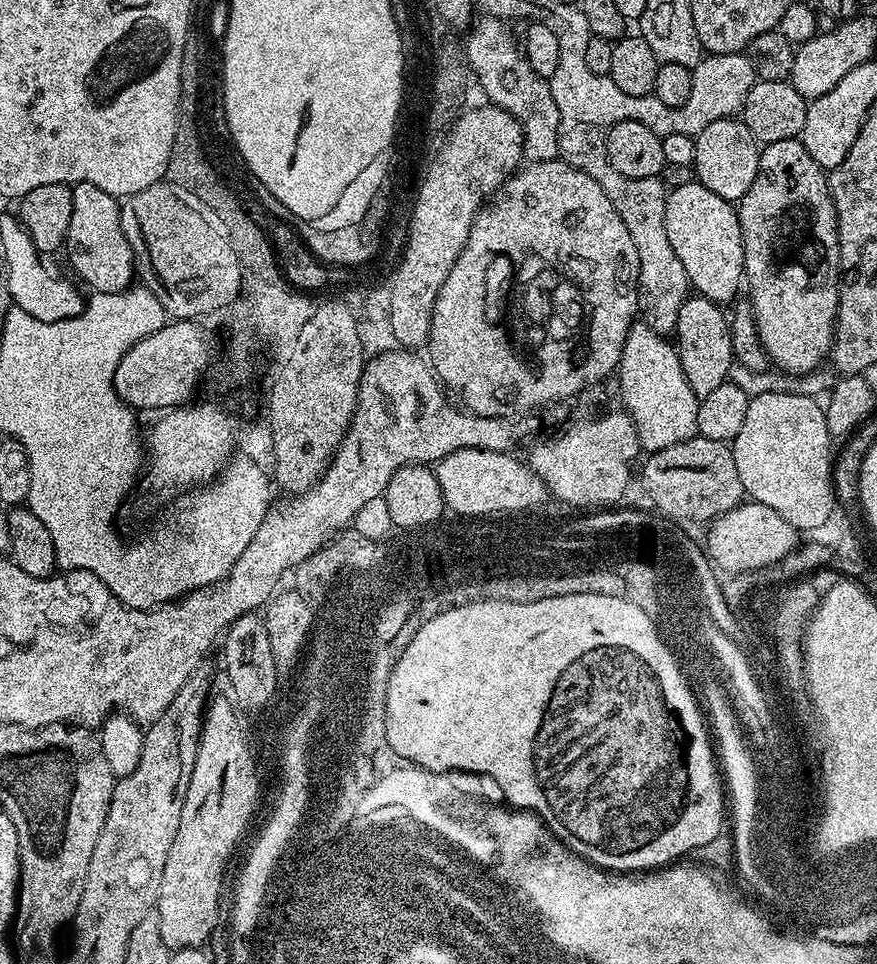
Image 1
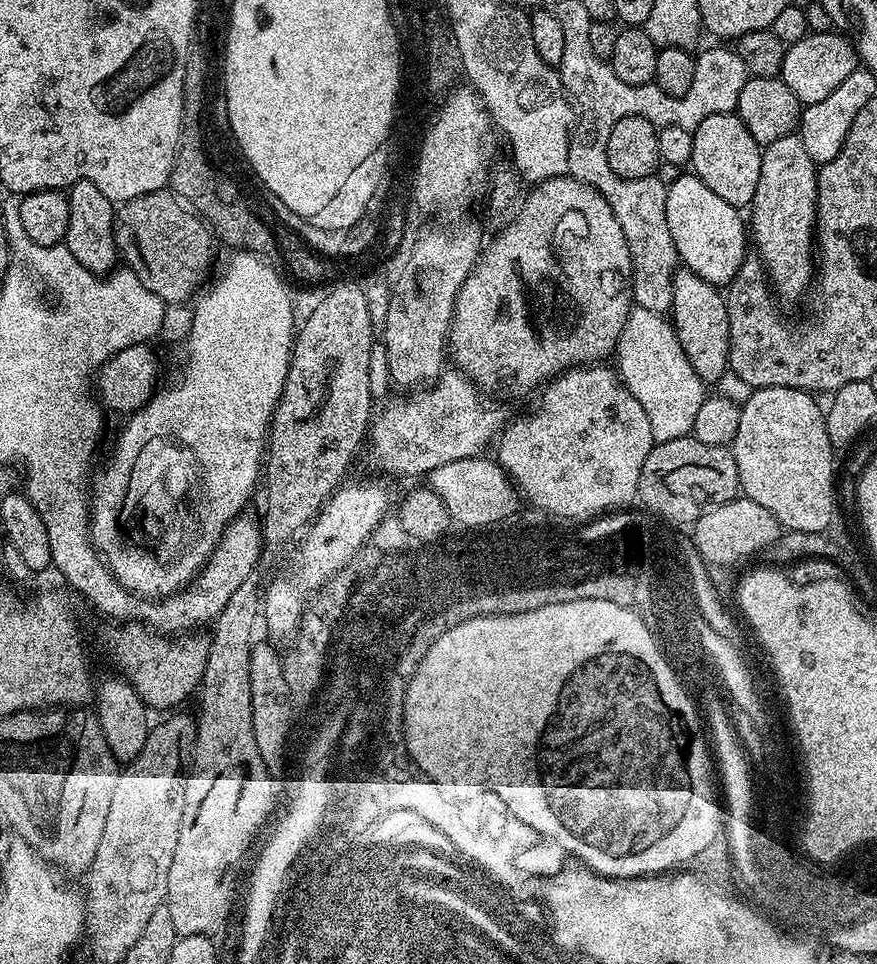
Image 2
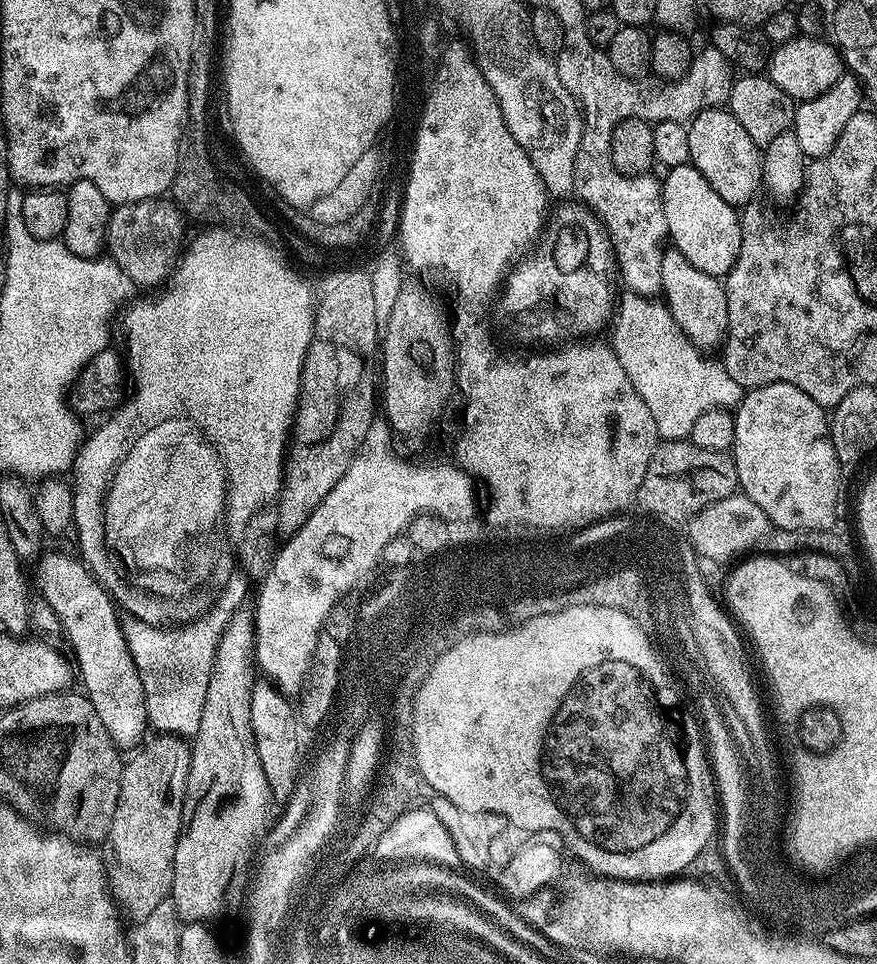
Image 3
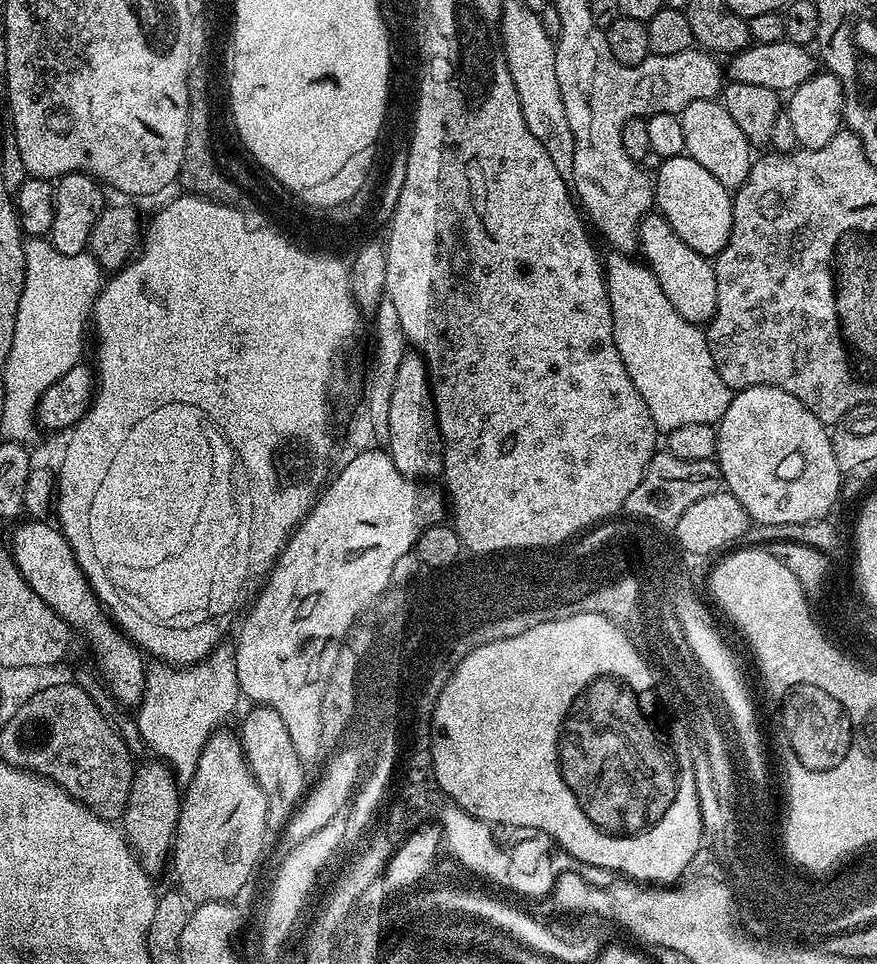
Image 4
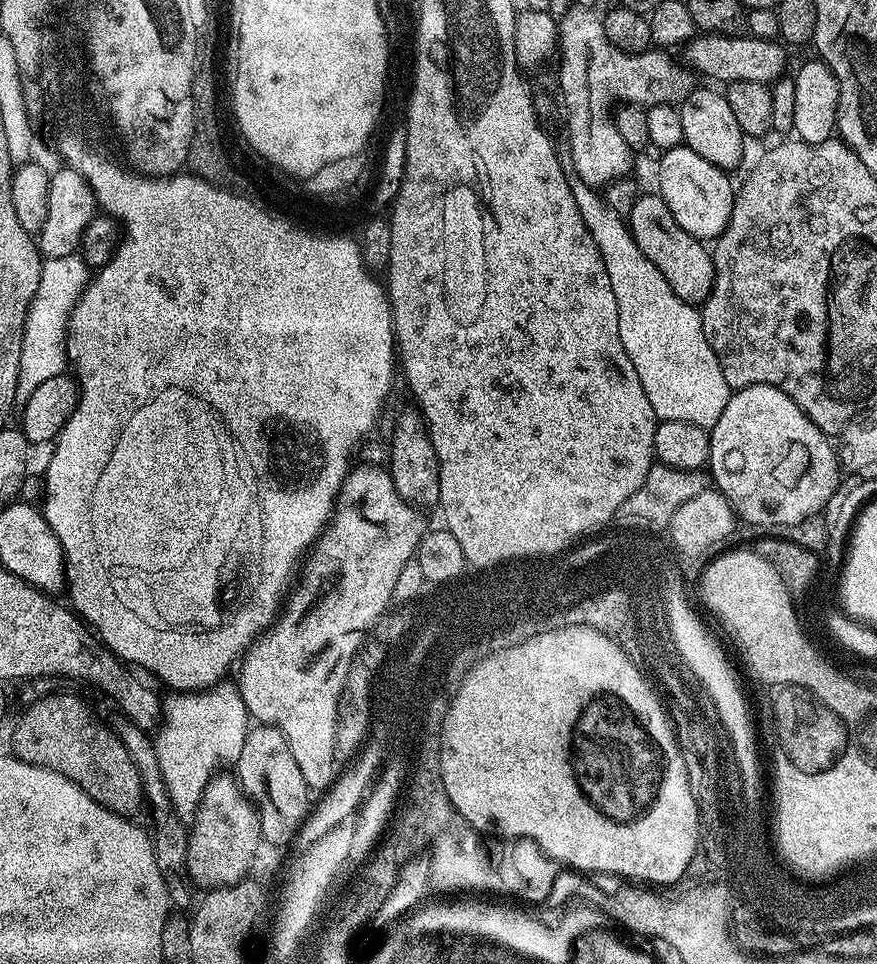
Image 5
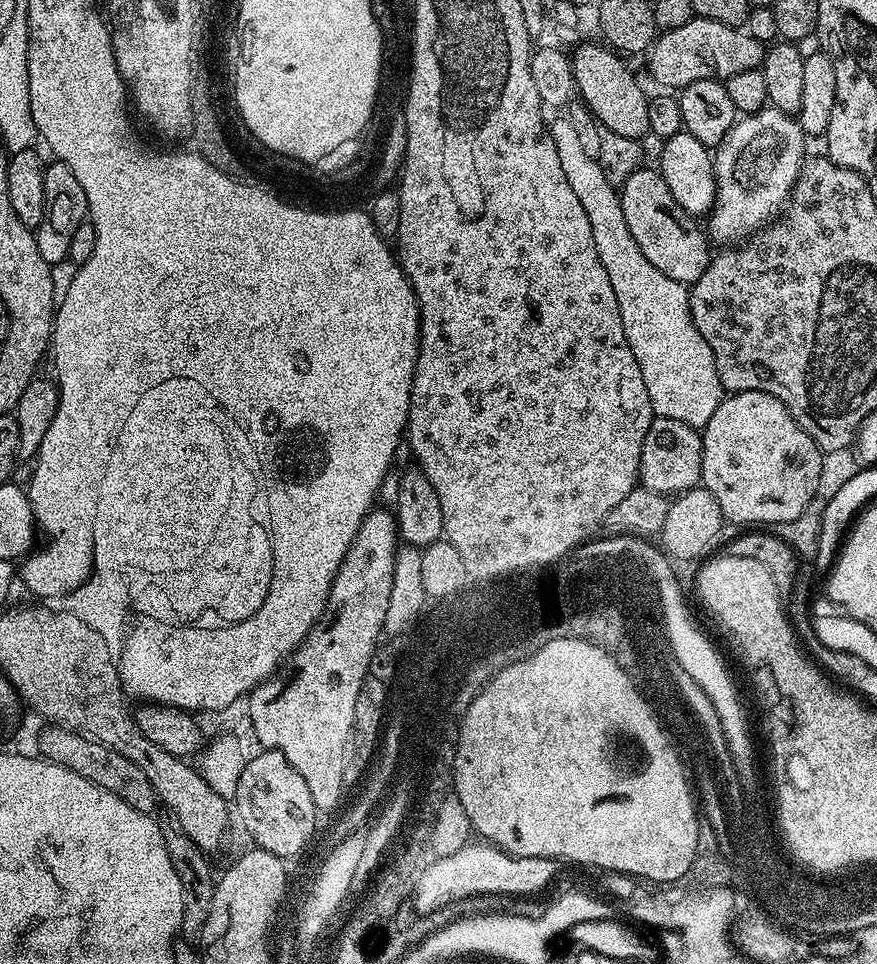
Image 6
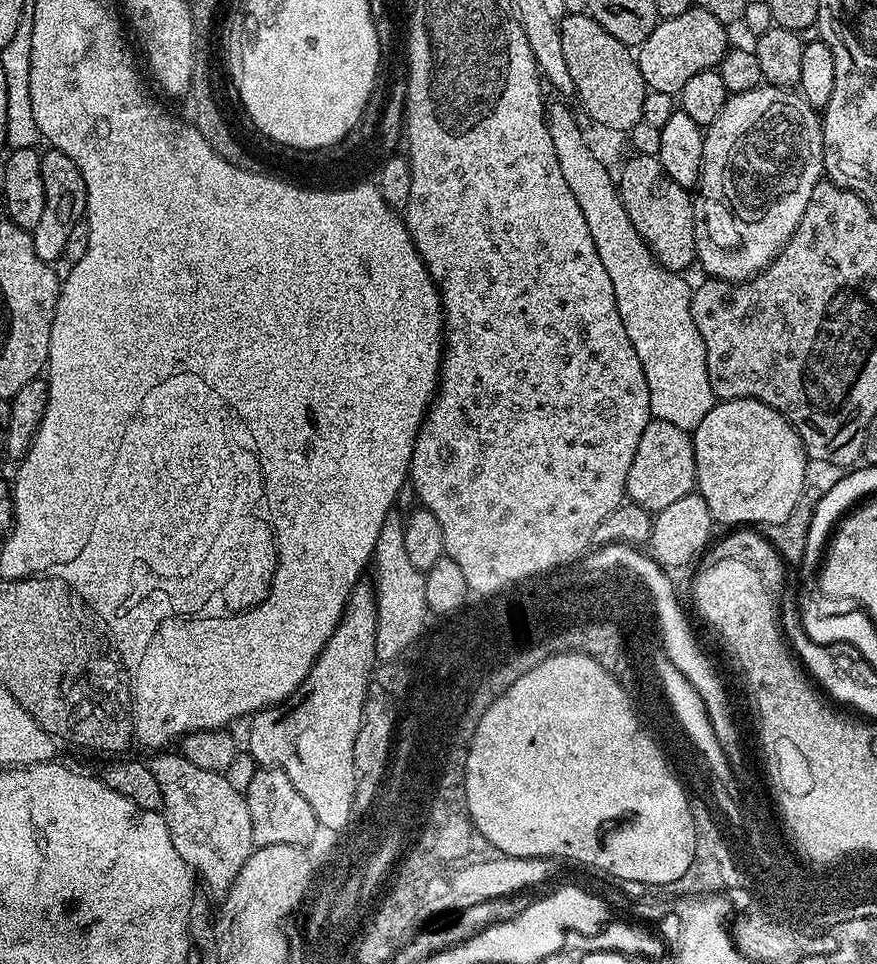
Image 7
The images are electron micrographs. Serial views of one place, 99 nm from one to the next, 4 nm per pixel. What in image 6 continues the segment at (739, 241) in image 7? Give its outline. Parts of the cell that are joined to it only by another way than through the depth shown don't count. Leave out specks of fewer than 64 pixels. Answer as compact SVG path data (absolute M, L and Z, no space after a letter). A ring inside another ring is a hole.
M765 106L737 119L732 129L724 135L724 141L715 149L712 162L712 169L716 172L716 202L706 217L706 232L715 243L717 240L720 246L735 245L741 238L751 236L783 213L806 159L804 143L806 137L800 129L799 119L777 108Z

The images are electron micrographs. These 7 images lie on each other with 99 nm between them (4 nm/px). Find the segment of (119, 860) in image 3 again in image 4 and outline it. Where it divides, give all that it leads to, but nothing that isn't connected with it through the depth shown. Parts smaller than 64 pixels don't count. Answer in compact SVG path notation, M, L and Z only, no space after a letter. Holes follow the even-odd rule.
M152 762L156 764L144 764L135 769L132 777L132 789L128 805L122 817L122 831L125 840L132 848L133 854L138 858L138 862L147 870L149 874L160 872L170 860L173 843L176 839L176 823L180 817L180 801L182 799L181 785L176 783L176 777L171 768L163 762Z

